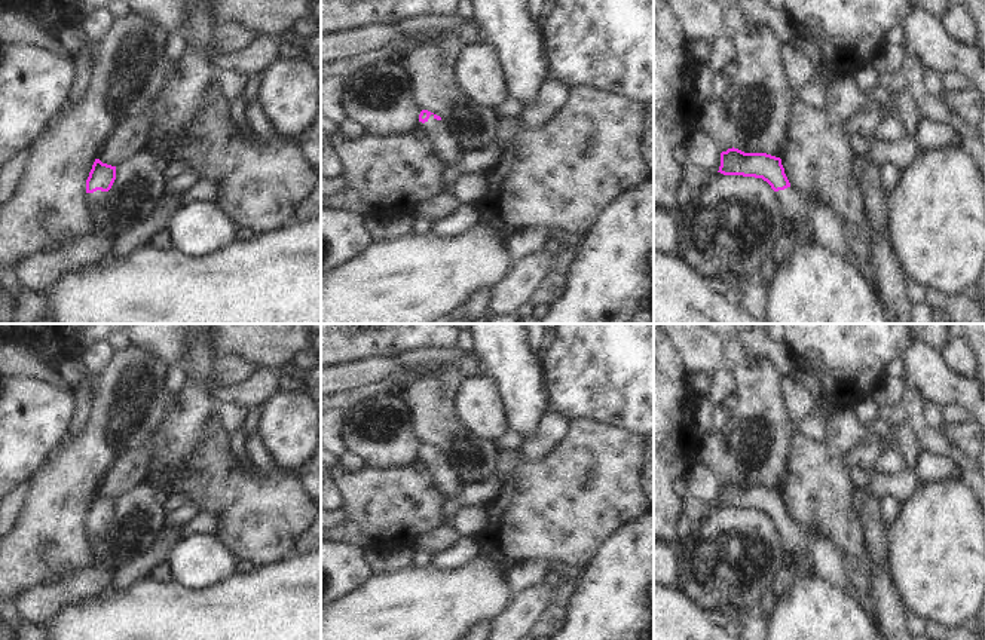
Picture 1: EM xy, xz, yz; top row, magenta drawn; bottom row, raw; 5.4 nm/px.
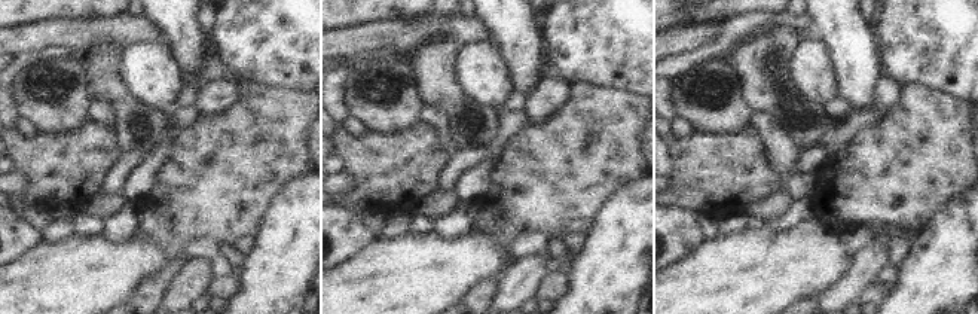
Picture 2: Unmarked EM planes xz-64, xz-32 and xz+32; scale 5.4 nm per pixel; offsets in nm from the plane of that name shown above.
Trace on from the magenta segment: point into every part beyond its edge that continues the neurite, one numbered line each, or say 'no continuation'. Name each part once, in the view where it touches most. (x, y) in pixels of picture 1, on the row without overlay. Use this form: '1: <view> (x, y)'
1: xz (446, 480)

